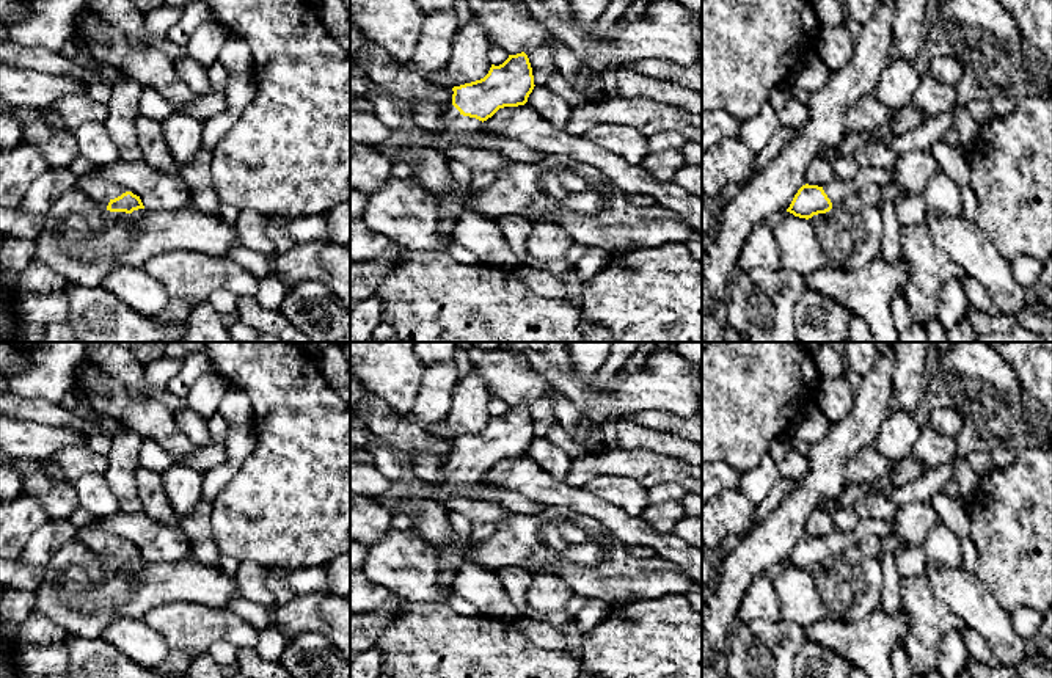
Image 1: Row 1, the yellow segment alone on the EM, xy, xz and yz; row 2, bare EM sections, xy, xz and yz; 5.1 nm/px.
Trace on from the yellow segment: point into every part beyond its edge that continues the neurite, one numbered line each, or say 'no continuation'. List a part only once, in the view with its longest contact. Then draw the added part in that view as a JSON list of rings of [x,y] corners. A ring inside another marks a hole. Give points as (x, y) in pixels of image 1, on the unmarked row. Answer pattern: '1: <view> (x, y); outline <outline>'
1: xz (454, 479); outline [[[454,457],[441,469],[441,482],[427,485],[429,490],[437,491],[446,498],[458,496],[473,485],[482,483],[484,474],[463,468]]]

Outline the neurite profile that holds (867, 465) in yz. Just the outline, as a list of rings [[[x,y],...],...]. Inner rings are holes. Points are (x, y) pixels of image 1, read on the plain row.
[[[871,444],[857,450],[845,463],[845,483],[870,483],[889,472],[892,460],[882,457]]]

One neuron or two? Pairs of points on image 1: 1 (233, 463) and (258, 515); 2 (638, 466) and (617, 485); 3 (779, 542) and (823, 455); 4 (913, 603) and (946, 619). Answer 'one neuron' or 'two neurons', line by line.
1: two neurons
2: two neurons
3: one neuron
4: one neuron

